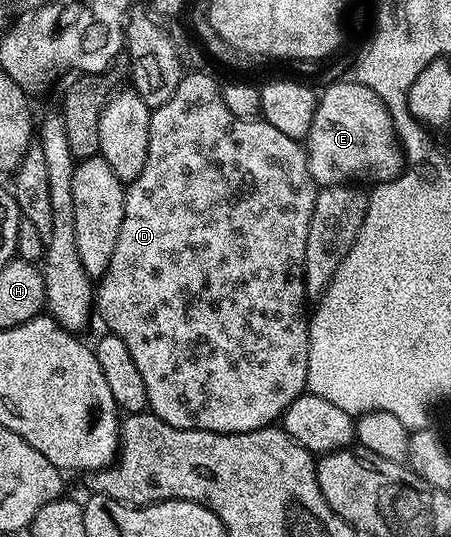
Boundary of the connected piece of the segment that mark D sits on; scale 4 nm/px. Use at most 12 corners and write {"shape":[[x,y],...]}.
{"shape":[[187,72],[96,285],[148,409],[307,392],[305,148]]}

